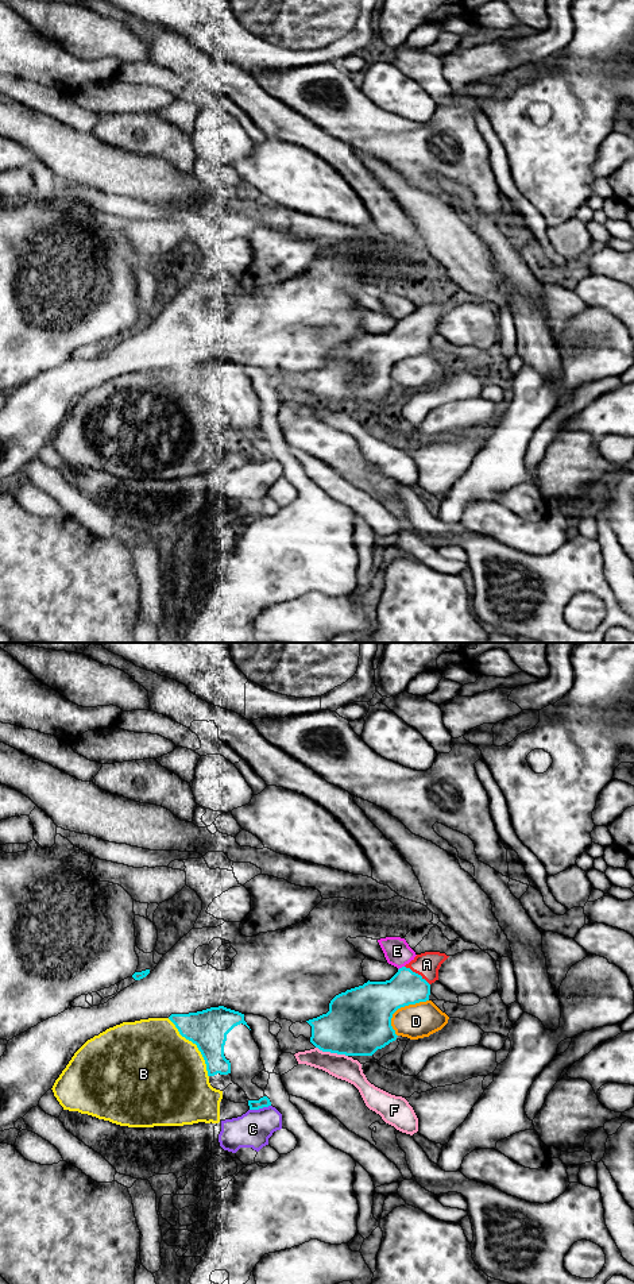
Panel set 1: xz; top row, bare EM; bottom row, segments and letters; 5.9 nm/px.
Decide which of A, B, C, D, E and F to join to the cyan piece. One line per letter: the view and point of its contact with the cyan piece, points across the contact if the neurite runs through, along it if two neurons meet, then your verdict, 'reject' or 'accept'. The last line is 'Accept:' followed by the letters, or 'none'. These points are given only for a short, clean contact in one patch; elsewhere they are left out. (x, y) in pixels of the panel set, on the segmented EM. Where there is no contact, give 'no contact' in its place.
A: xz (417, 974) | across xz (406, 987), (417, 974), (426, 964) | accept
B: xz (196, 1044) | reject
C: xz (259, 1107) | reject
D: xz (399, 1007) | reject
E: xz (402, 967) | reject
F: xz (332, 1052) | reject
Accept: A

